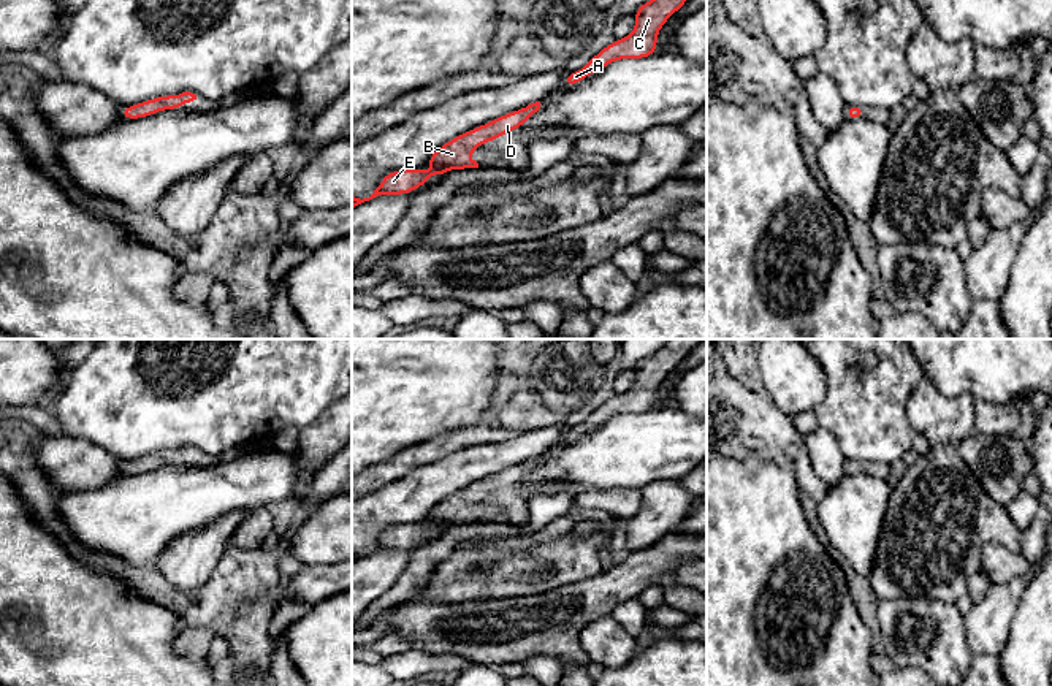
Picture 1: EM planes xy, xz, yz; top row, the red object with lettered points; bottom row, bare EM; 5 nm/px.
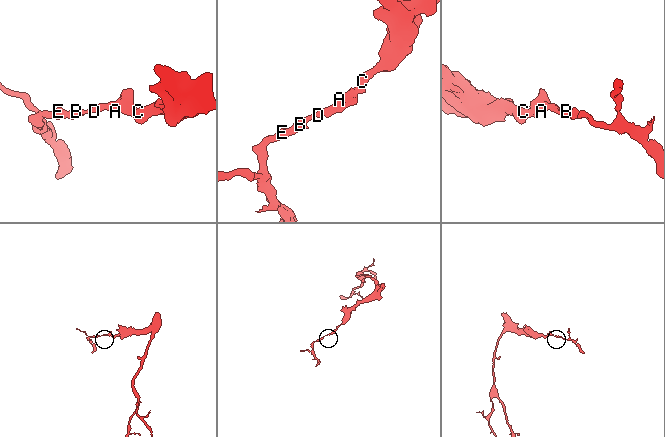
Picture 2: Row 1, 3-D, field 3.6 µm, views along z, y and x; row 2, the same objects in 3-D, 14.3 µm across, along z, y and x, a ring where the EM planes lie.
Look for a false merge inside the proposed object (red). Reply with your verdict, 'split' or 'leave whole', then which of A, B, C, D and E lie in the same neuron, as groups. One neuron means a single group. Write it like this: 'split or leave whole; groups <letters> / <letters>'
leave whole; groups A B C D E

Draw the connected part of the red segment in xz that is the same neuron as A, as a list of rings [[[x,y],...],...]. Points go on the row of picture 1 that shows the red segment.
[[[650,0],[638,6],[634,13],[634,32],[629,36],[615,40],[605,46],[578,71],[567,73],[562,86],[572,87],[619,59],[645,59],[653,55],[658,49],[658,32],[684,3],[686,0]]]

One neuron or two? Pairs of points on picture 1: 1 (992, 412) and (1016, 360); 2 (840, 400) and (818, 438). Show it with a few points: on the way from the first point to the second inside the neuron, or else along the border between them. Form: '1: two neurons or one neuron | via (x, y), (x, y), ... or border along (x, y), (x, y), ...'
1: two neurons | border along (975, 398), (1016, 403)
2: two neurons | border along (818, 425), (834, 438), (845, 458)

